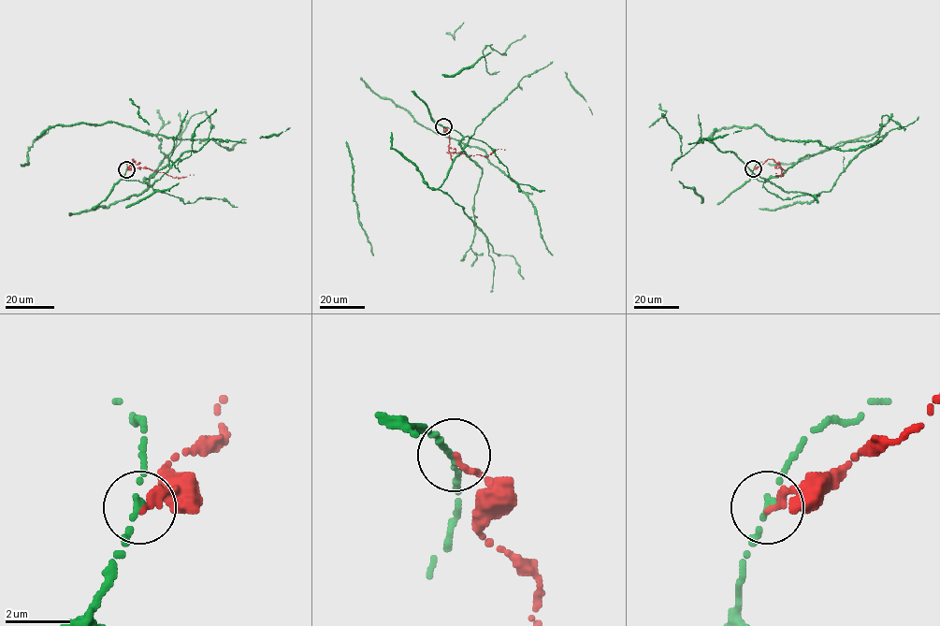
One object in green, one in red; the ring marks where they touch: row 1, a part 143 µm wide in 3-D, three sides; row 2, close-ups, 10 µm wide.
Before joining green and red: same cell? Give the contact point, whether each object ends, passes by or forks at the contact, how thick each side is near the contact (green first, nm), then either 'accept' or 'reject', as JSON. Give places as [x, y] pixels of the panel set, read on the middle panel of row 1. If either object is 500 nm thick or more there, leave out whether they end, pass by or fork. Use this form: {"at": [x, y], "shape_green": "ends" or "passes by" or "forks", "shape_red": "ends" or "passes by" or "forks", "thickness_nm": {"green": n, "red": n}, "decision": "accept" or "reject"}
{"at": [443, 126], "shape_green": "passes by", "shape_red": "ends", "thickness_nm": {"green": 170, "red": 240}, "decision": "reject"}

